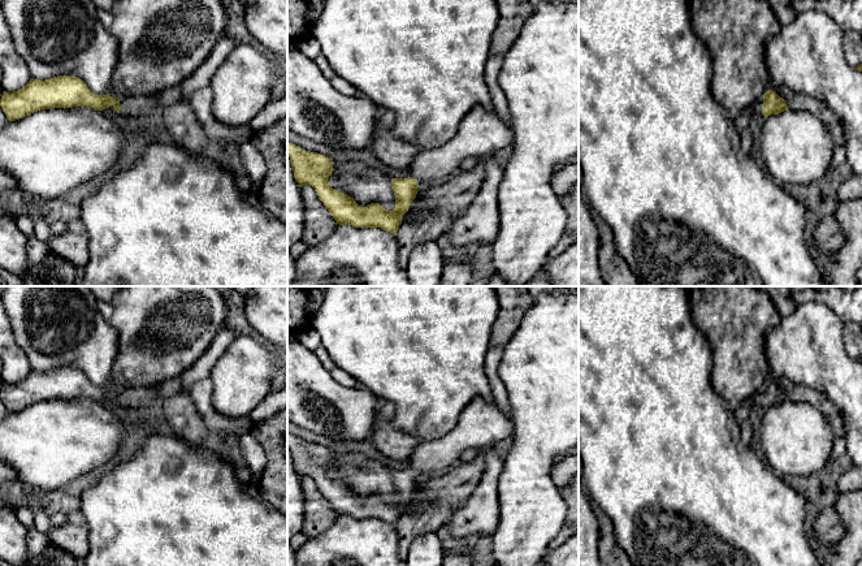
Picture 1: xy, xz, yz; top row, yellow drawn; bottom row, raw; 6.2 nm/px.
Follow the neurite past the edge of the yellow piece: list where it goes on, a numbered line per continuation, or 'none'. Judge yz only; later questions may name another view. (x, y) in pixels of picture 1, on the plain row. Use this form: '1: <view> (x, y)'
1: yz (741, 413)

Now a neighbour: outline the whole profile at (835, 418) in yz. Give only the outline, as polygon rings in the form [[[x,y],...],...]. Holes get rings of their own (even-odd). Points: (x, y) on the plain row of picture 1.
[[[772,377],[768,381],[775,383],[785,392],[788,402],[805,402],[816,409],[826,419],[832,432],[833,440],[846,440],[846,416],[840,410],[840,407],[829,399],[827,394],[815,389],[796,385],[787,377]]]

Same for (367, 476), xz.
[[[351,446],[326,448],[333,454],[328,474],[334,481],[350,487],[361,498],[380,494],[387,502],[395,500],[391,468],[352,450]]]

